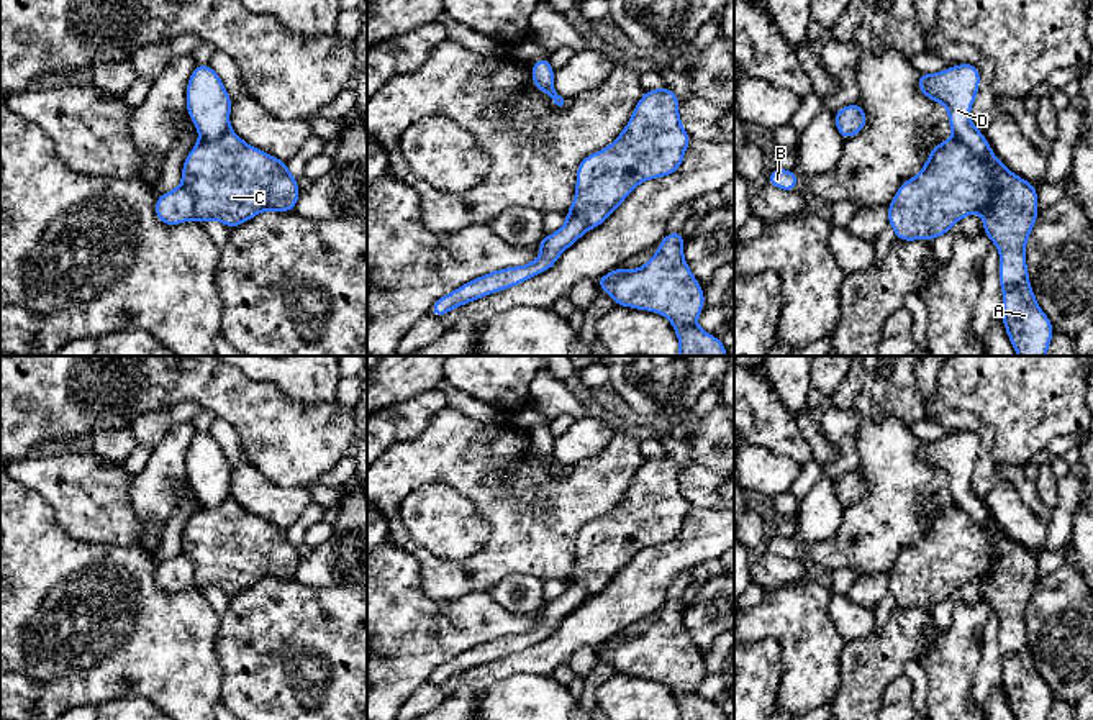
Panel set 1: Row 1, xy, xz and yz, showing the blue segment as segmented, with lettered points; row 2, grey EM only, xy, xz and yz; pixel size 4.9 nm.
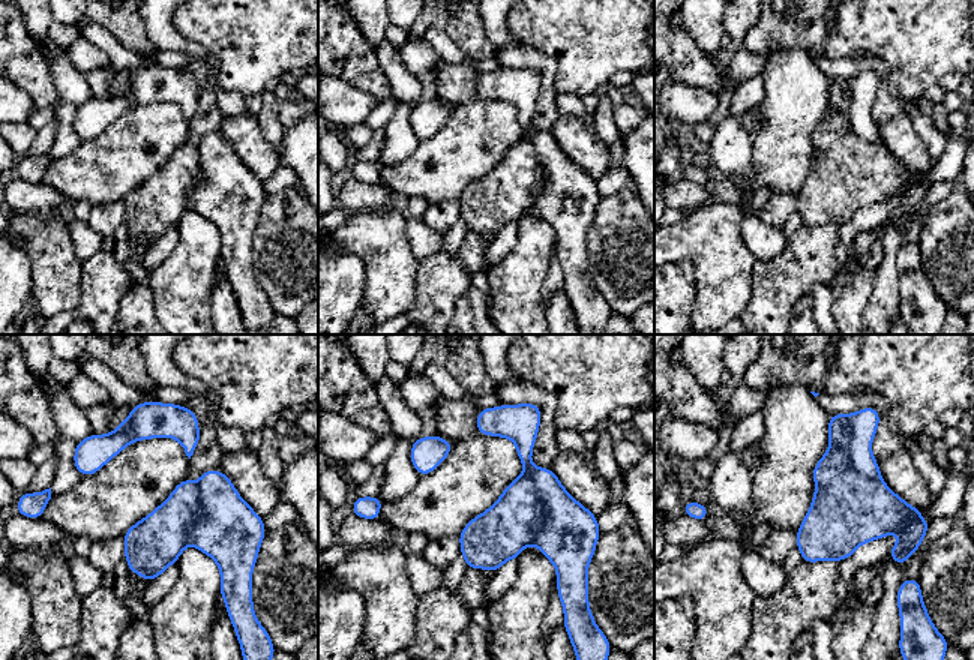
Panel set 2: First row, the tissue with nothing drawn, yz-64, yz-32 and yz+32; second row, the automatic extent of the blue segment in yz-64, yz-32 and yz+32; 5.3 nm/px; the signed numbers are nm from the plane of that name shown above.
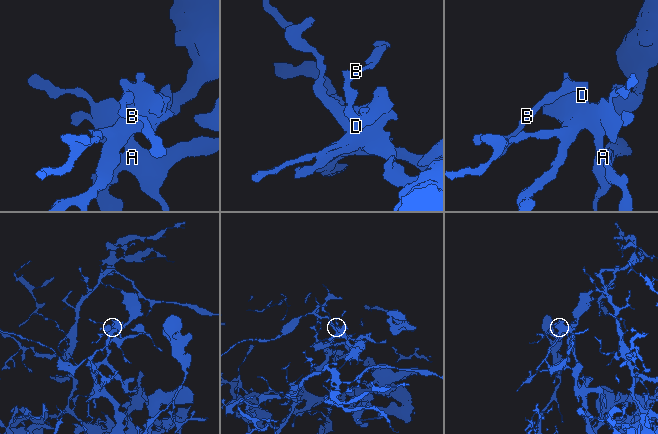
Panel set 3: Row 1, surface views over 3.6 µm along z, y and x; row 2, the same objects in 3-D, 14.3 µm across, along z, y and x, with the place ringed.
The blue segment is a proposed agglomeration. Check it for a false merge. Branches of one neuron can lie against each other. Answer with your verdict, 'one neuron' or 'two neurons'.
two neurons

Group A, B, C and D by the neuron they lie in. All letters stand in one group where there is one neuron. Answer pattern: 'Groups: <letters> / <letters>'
Groups: A B D / C

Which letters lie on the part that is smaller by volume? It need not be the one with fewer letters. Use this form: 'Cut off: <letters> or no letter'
Cut off: C

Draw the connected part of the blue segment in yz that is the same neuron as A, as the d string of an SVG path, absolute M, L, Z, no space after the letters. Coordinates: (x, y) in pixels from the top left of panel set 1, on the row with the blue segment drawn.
M975 64L918 77L918 90L946 105L954 138L983 159L995 177L995 195L977 213L985 218L983 233L1000 248L1001 320L1018 356L1045 356L1055 330L1037 307L1024 259L1026 241L1041 212L1037 187L1006 169L983 133L972 125L968 112L978 84L980 69Z

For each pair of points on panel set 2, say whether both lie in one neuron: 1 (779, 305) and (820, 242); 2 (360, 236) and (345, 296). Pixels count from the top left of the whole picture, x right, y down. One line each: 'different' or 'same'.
1: same
2: different

